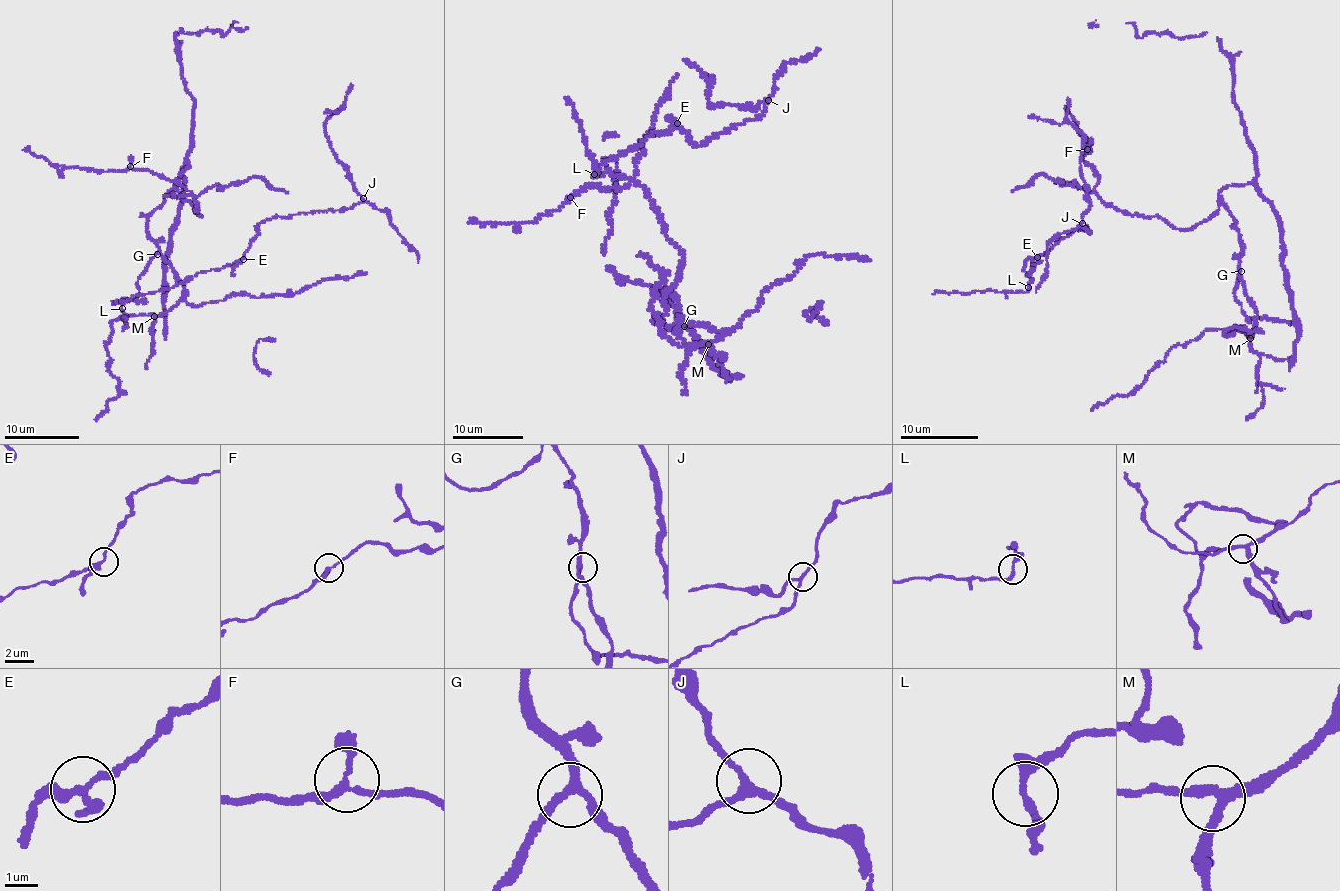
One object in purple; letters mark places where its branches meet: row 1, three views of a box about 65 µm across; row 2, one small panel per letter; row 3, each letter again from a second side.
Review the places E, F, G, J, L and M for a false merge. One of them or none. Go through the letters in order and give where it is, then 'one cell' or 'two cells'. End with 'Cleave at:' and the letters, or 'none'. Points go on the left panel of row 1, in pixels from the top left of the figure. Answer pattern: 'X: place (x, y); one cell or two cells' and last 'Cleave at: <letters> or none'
E: place (243, 259); one cell
F: place (130, 166); one cell
G: place (157, 254); one cell
J: place (363, 198); one cell
L: place (122, 308); one cell
M: place (154, 316); one cell
Cleave at: none

